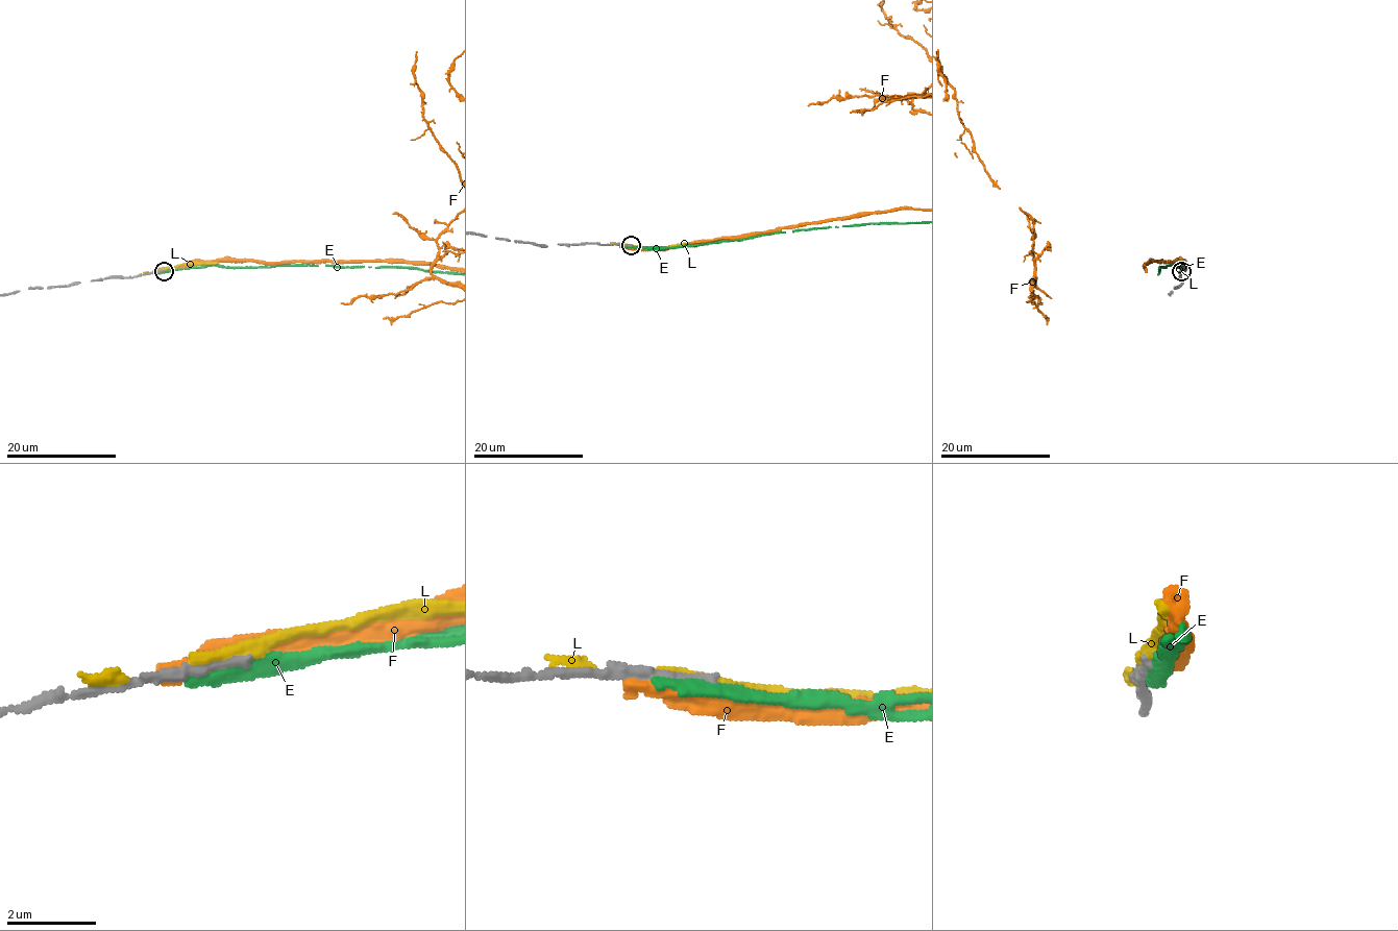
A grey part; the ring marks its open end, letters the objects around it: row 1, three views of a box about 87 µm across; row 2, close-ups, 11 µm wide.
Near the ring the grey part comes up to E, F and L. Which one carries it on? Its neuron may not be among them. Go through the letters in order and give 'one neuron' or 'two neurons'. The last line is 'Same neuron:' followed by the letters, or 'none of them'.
E: two neurons
F: two neurons
L: two neurons
Same neuron: none of them

